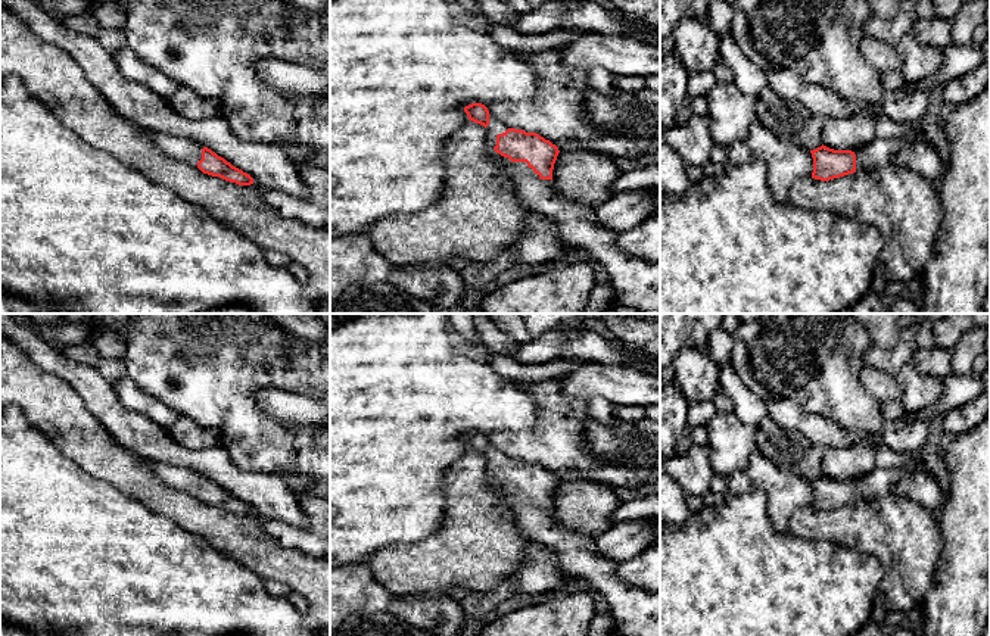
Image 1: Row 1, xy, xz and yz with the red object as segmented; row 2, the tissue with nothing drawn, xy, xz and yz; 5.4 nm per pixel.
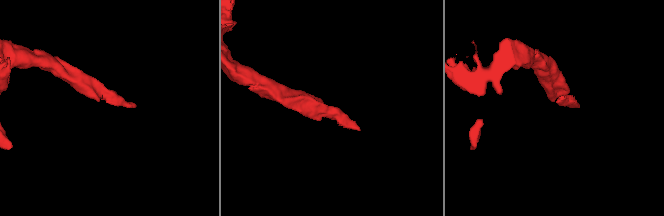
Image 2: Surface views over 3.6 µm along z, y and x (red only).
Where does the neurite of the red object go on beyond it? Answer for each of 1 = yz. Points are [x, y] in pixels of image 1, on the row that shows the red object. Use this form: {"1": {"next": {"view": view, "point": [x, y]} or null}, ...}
{"1": {"next": {"view": "yz", "point": [878, 153]}}}

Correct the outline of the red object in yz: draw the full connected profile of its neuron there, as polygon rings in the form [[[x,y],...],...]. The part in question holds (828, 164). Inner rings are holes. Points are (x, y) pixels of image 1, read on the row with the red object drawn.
[[[912,137],[874,138],[872,143],[856,150],[834,150],[821,146],[810,150],[813,158],[812,178],[829,181],[856,171],[871,171],[888,165]]]

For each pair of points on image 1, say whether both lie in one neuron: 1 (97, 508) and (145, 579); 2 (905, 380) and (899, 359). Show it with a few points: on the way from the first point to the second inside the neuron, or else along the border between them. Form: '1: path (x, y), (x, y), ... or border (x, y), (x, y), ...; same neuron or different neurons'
1: path (97, 526), (97, 532), (127, 561); same neuron
2: border (909, 361), (894, 377); different neurons

